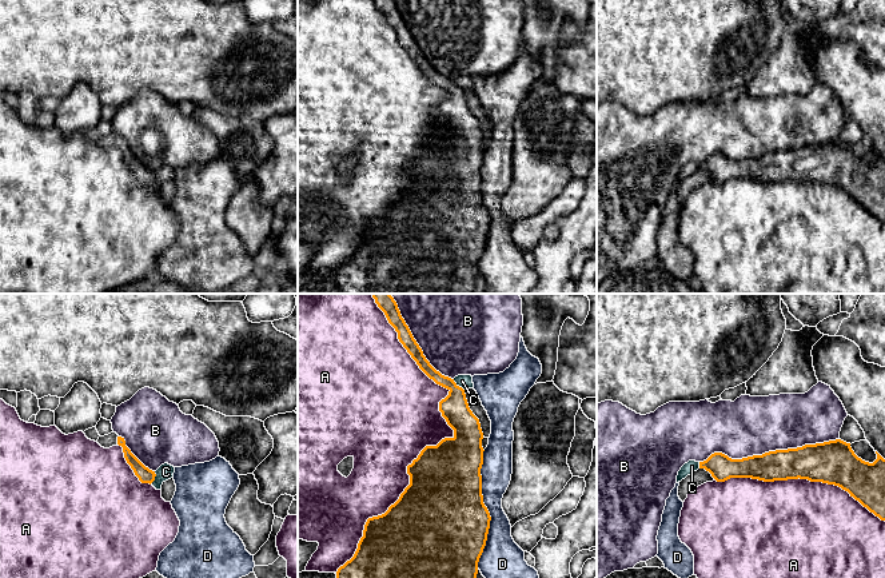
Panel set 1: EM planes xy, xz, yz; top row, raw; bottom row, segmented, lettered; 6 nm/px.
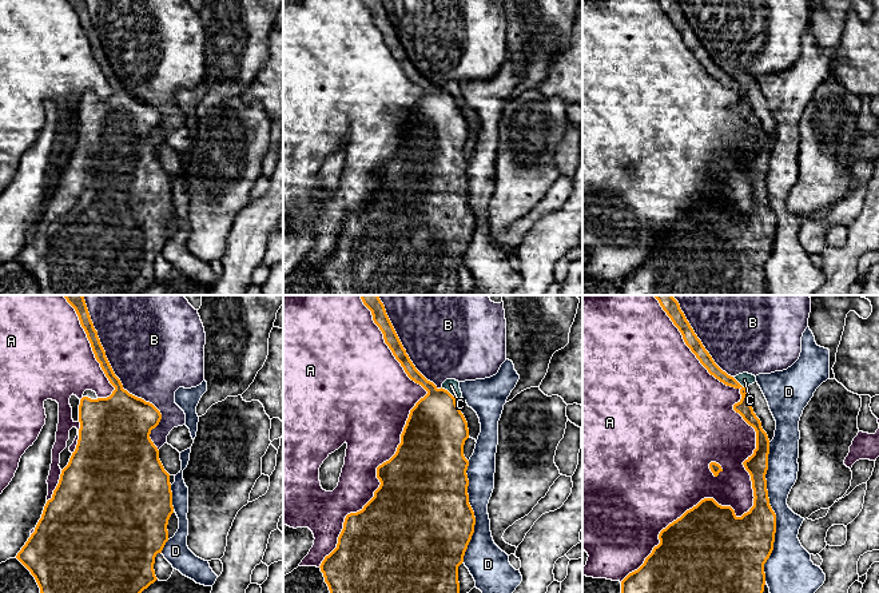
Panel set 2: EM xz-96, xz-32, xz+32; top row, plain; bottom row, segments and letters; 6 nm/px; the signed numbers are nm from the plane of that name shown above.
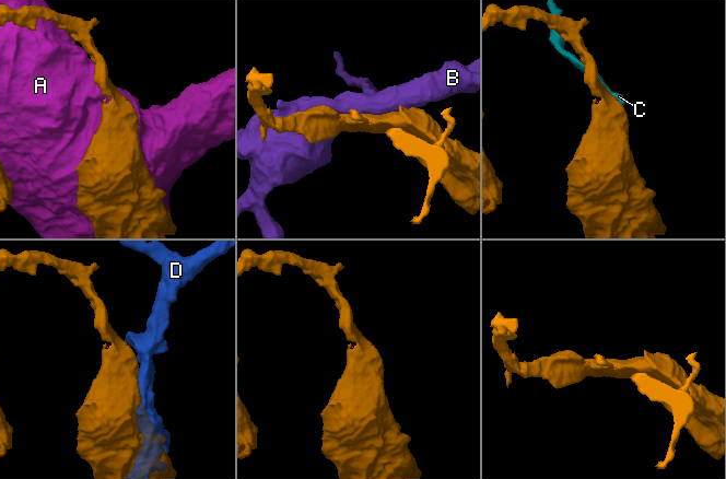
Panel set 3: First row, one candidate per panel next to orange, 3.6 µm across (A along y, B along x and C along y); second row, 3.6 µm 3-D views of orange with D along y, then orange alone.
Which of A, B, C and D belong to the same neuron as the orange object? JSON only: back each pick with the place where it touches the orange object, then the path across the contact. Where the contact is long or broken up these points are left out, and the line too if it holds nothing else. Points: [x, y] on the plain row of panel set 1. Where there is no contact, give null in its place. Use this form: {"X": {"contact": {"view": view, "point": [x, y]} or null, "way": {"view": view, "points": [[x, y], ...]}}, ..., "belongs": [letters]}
{"belongs": []}

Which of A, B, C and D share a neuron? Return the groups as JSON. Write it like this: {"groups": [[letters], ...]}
{"groups": [["A"], ["B"], ["C"], ["D"]]}

